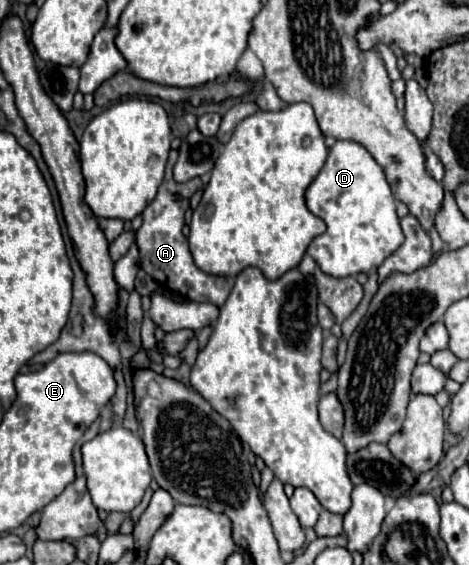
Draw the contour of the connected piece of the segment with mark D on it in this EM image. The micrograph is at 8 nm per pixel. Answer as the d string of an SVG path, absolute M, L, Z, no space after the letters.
M337 141L329 149L329 157L309 185L305 199L311 213L327 223L327 231L311 241L307 253L331 277L369 273L405 241L385 173L369 151L355 141Z

